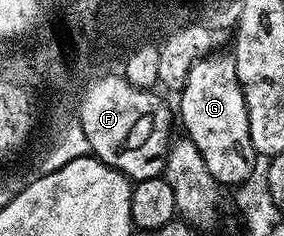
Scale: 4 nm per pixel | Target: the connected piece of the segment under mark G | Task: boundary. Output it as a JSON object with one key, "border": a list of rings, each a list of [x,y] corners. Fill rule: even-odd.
{"border":[[[224,53],[205,55],[203,59],[198,59],[193,63],[184,82],[184,89],[178,95],[178,99],[180,99],[178,119],[179,122],[180,119],[184,122],[183,134],[197,146],[203,161],[206,161],[206,169],[216,179],[217,184],[232,183],[231,185],[239,185],[250,176],[253,160],[256,159],[257,154],[250,141],[248,110],[238,81],[235,58],[231,54],[220,54]]]}

